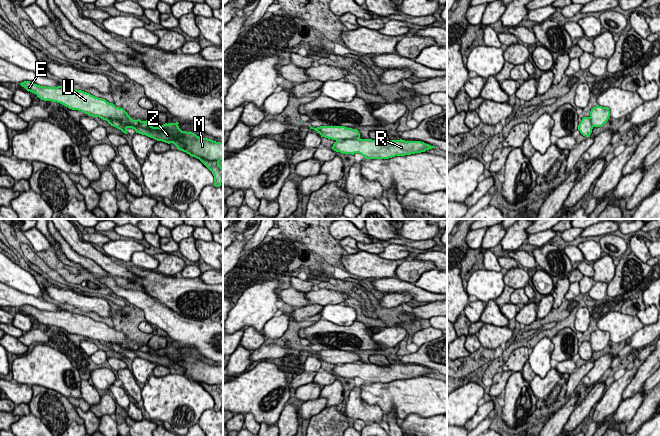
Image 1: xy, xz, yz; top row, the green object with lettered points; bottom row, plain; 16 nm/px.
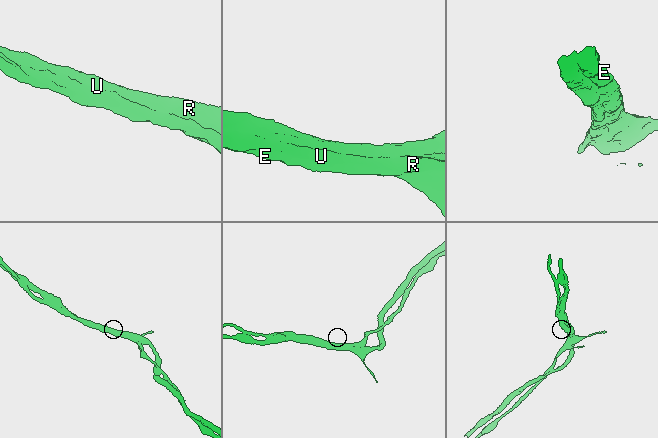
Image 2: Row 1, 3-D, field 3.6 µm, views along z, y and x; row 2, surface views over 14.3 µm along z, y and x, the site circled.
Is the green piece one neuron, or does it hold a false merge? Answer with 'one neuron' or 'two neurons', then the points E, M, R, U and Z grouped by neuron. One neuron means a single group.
two neurons; groups E M R U / Z

